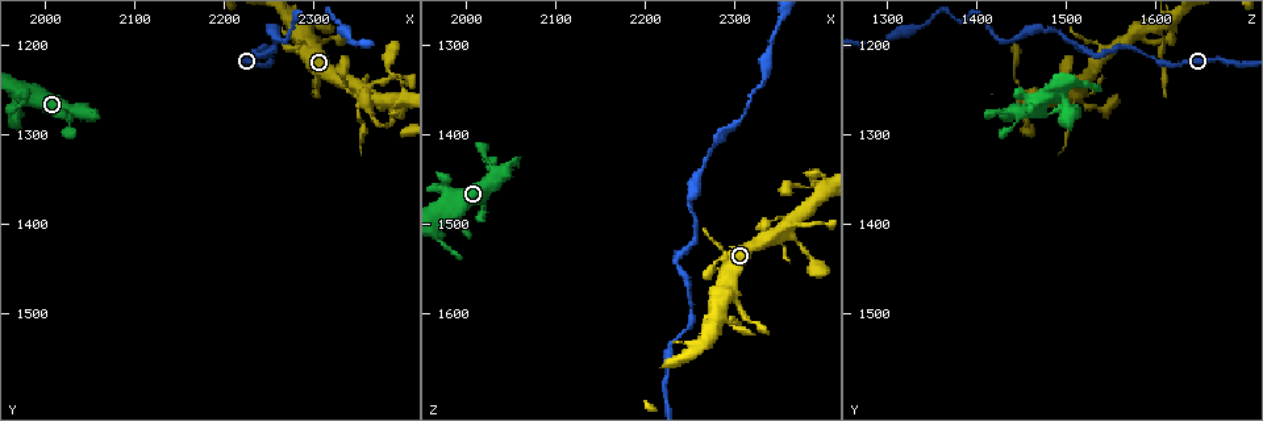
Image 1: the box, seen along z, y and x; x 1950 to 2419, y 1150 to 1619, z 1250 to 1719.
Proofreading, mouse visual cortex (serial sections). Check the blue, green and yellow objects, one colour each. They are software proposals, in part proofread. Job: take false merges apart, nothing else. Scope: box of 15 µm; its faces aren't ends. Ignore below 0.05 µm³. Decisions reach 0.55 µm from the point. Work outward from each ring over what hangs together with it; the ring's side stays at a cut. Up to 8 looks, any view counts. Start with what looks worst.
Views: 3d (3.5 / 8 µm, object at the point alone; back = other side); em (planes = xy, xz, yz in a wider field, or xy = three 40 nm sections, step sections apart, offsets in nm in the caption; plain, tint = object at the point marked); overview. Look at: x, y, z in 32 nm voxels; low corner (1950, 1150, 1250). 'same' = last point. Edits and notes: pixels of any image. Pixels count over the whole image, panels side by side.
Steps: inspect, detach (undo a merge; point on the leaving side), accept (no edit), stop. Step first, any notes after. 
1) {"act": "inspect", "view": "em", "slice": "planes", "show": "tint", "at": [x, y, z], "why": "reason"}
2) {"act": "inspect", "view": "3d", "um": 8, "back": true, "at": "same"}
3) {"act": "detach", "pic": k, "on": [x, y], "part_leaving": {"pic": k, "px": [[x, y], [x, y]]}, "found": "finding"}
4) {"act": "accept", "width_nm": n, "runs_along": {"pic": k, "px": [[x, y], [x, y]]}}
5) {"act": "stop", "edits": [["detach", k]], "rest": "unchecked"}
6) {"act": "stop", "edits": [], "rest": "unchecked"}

{"act": "inspect", "view": "3d", "um": 8, "at": [2230, 1210, 1535], "why": "sharp bend"}

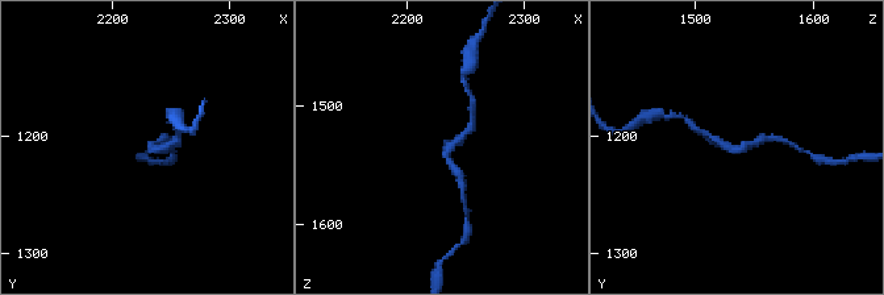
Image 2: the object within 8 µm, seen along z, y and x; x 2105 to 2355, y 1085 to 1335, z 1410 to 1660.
{"act": "inspect", "view": "em", "slice": "xy", "step": 3, "show": "tint", "at": [2232, 1212, 1540], "arm_widths_nm": [200, 200]}

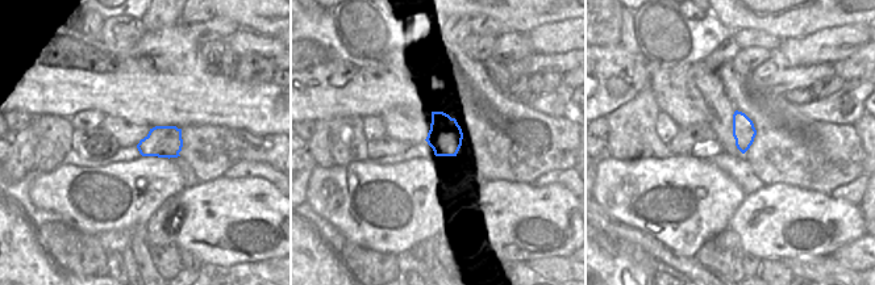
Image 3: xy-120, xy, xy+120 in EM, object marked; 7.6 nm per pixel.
{"act": "accept", "runs_along": {"pic": 2, "px": [[462, 181], [446, 150], [472, 124]]}, "found": "continuous, no second cell"}

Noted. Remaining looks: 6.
{"act": "inspect", "view": "3d", "um": 8, "at": [2400, 1260, 1465], "why": "four-way junction"}

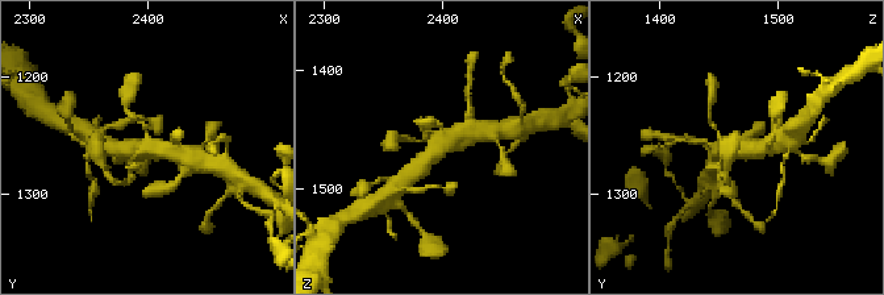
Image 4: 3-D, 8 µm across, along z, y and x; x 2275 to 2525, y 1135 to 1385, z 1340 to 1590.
{"act": "inspect", "view": "3d", "um": 3.5, "at": [2400, 1260, 1466], "why": "closer look"}

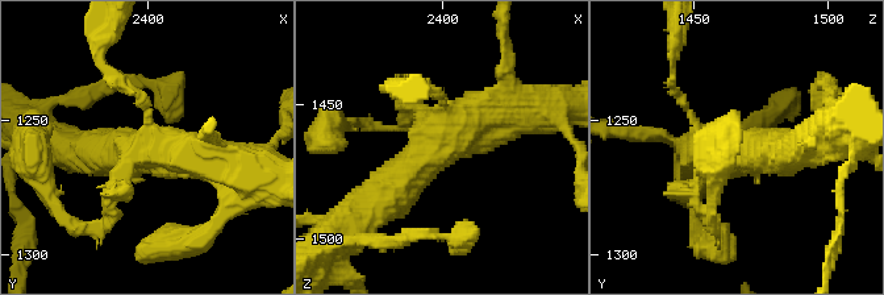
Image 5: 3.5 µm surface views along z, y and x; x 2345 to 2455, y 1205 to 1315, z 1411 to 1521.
{"act": "accept", "found": "one cell here"}

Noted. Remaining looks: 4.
{"act": "inspect", "view": "3d", "um": 3.5, "at": [2030, 1270, 1445], "why": "a fork"}

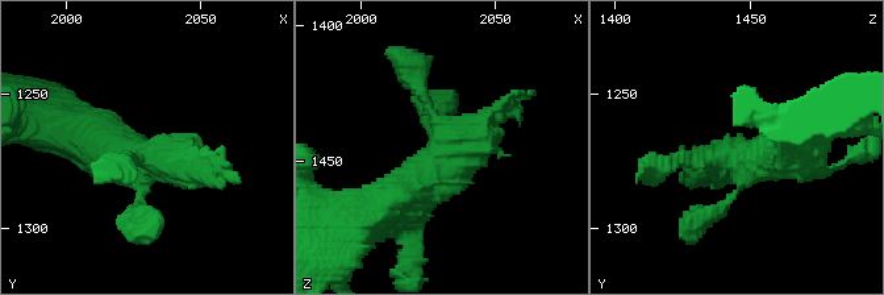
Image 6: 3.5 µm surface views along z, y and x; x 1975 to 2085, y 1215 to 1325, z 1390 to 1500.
{"act": "inspect", "view": "em", "slice": "xy", "step": 1, "show": "tint", "at": [2033, 1274, 1444], "why": "shape alone is not enough"}

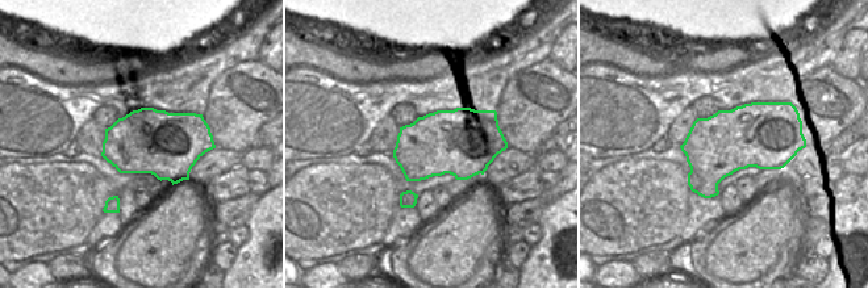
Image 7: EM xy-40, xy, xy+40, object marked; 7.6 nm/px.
{"act": "accept", "width_nm": 500, "runs_along": {"pic": 6, "px": [[382, 203], [450, 152], [409, 71]]}, "found": "one cell here"}

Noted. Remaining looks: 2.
{"act": "stop", "edits": [], "rest": "unchecked"}

